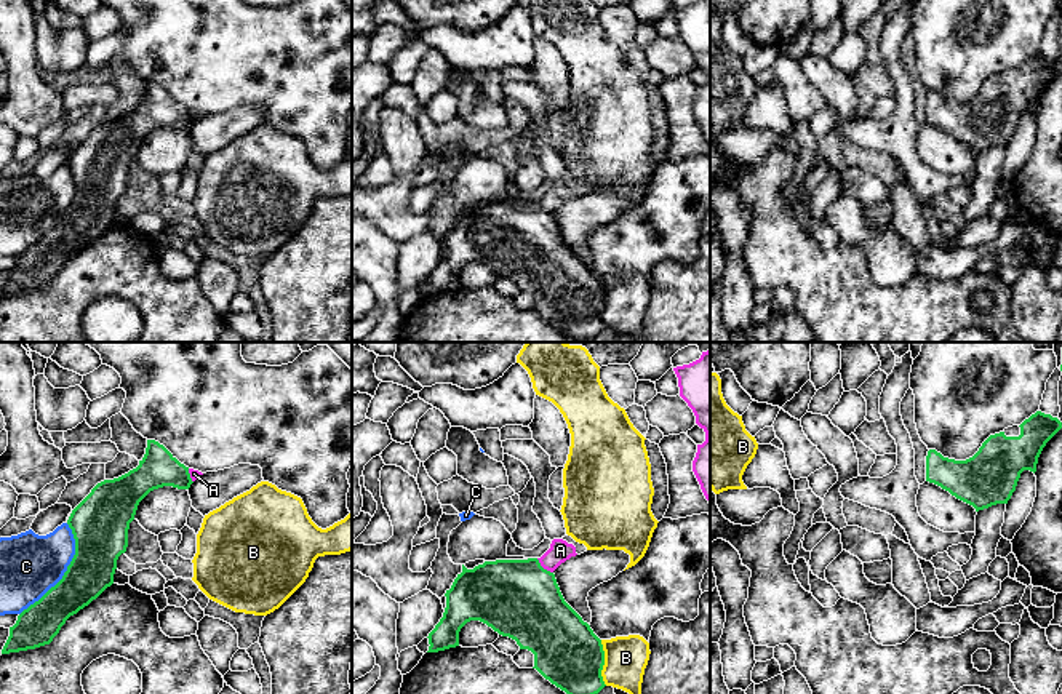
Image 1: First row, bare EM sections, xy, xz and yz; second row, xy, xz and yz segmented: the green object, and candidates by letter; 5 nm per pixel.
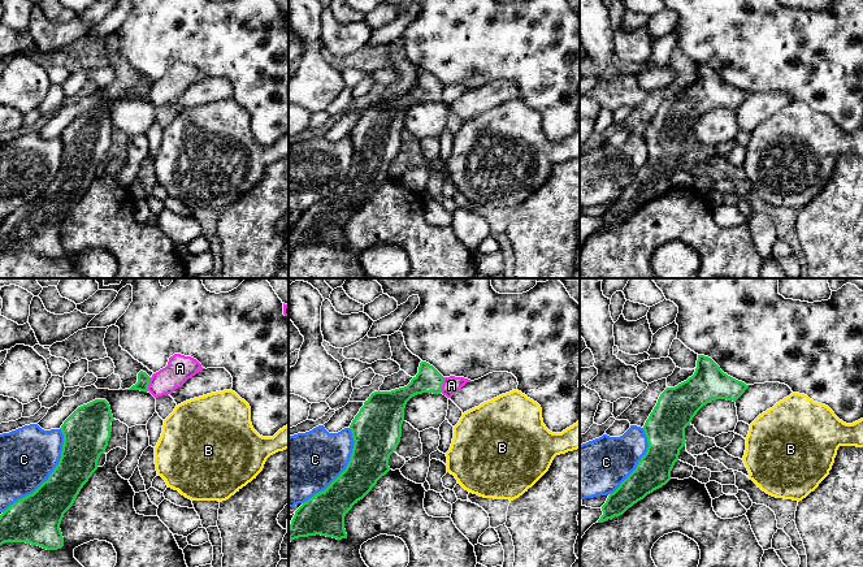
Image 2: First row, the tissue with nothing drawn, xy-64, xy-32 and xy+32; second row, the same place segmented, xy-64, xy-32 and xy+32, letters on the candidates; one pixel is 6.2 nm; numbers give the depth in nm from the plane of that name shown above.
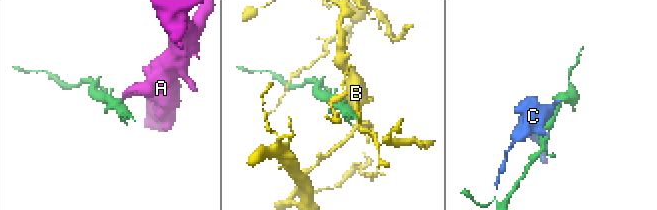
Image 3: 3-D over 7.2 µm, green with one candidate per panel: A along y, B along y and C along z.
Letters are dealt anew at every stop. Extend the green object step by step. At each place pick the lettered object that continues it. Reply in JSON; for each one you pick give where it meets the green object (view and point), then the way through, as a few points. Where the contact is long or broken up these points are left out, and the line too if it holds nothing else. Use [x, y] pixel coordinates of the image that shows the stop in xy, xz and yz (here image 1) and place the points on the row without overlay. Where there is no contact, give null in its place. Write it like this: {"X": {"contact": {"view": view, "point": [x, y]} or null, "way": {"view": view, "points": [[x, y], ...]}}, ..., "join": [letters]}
{"join": []}

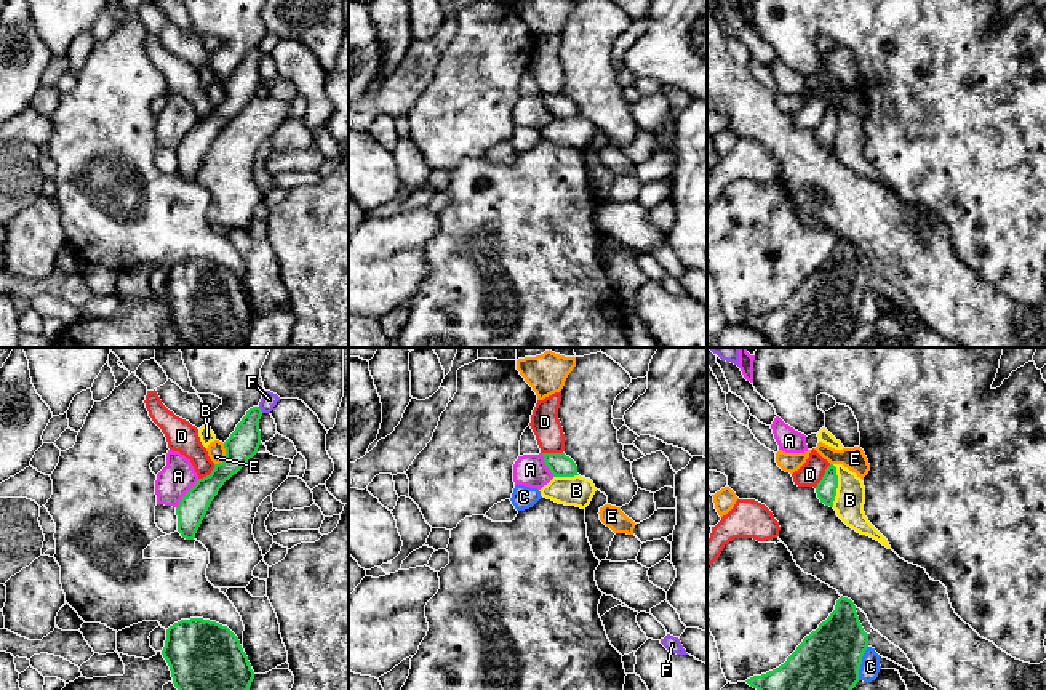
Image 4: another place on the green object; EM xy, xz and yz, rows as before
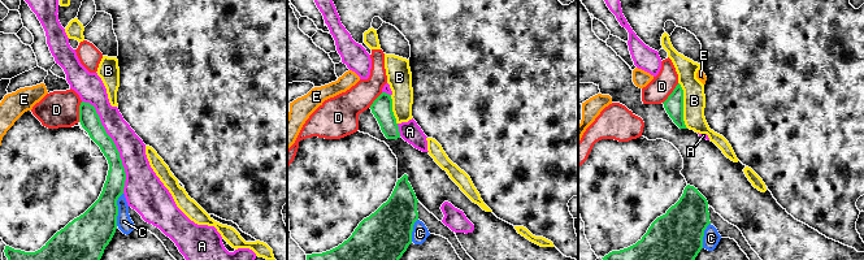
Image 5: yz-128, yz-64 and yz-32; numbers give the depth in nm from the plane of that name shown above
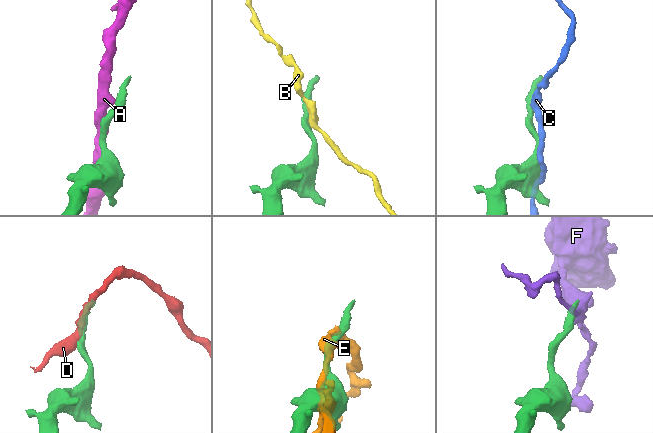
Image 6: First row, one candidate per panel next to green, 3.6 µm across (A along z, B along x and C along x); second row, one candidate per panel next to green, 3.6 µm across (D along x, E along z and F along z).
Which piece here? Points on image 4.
{"join": []}

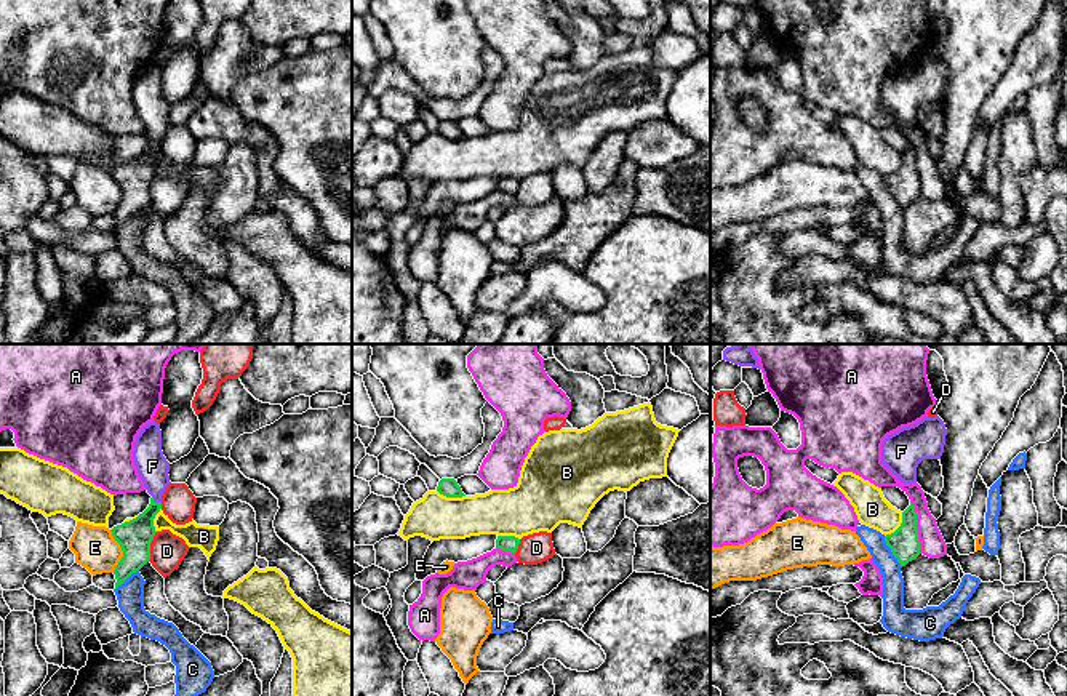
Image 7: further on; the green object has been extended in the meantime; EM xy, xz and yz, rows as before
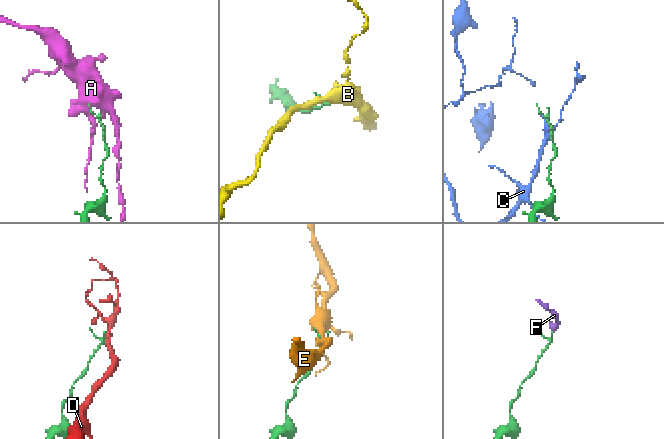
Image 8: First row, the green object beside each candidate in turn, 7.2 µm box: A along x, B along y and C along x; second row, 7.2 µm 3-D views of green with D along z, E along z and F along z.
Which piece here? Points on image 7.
{"F": {"contact": {"view": "xy", "point": [154, 143]}, "way": {"view": "xy", "points": [[135, 178], [154, 143], [155, 117], [152, 108]]}}, "join": ["F"]}

